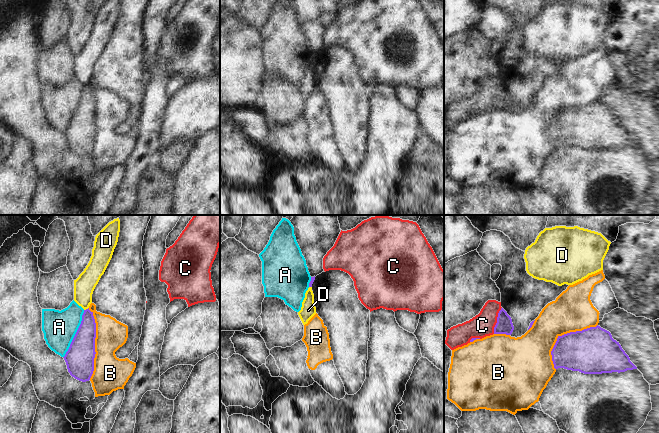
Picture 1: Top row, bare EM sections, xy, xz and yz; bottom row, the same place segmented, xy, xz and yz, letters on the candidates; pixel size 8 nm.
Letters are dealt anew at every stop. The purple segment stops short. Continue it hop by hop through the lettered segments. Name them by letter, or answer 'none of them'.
none of them

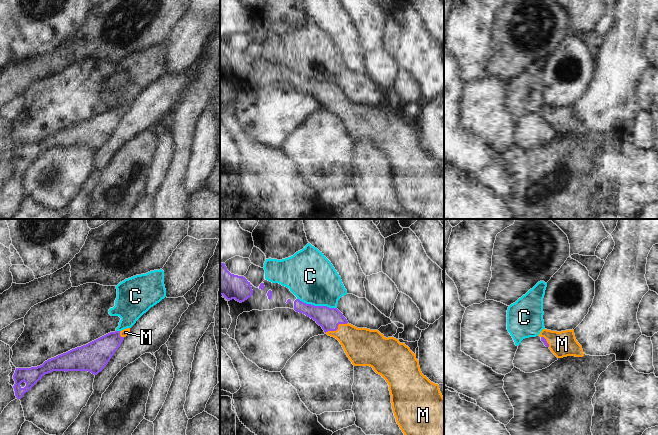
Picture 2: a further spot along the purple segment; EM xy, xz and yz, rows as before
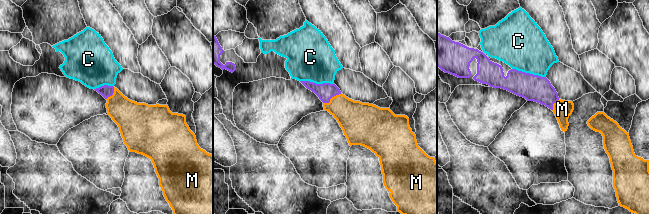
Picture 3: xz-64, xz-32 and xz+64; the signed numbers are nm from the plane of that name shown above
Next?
M

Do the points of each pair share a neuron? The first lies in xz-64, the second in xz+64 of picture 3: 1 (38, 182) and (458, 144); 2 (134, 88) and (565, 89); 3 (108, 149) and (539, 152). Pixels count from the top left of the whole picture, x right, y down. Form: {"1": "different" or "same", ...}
{"1": "same", "2": "same", "3": "same"}

